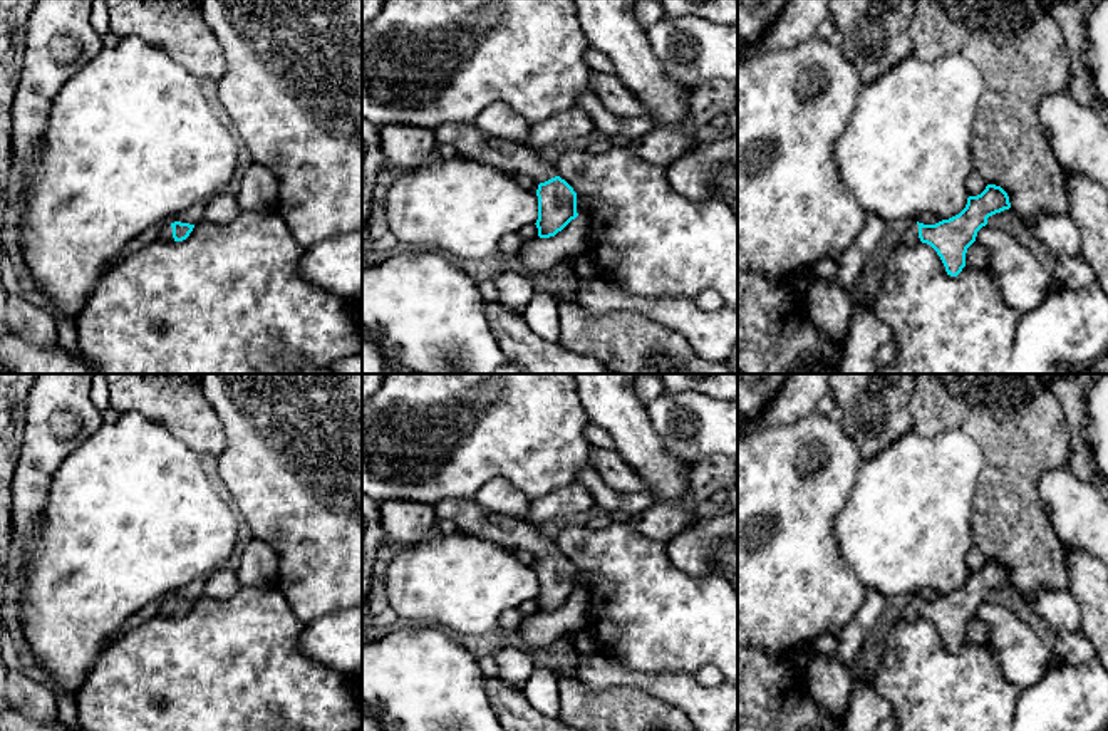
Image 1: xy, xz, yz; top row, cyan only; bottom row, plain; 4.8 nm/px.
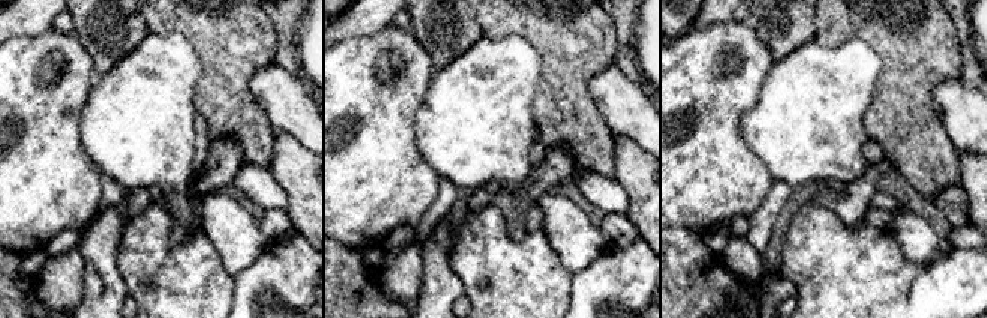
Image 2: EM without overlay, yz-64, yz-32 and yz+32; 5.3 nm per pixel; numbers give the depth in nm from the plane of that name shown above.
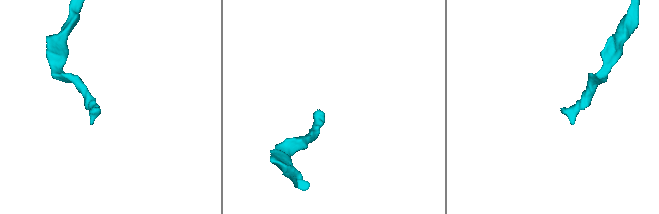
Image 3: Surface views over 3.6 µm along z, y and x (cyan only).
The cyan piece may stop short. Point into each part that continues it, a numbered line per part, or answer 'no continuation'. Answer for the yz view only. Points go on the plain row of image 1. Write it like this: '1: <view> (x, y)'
1: yz (911, 612)

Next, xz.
1: xz (470, 518)

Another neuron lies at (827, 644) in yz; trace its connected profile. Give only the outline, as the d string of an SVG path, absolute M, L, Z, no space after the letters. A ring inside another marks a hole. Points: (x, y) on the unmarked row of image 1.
M833 634L820 635L811 645L811 657L835 657L838 649L838 637Z

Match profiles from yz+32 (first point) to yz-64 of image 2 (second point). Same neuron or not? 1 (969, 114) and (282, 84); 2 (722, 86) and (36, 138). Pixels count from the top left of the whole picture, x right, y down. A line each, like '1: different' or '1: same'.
1: same
2: same

